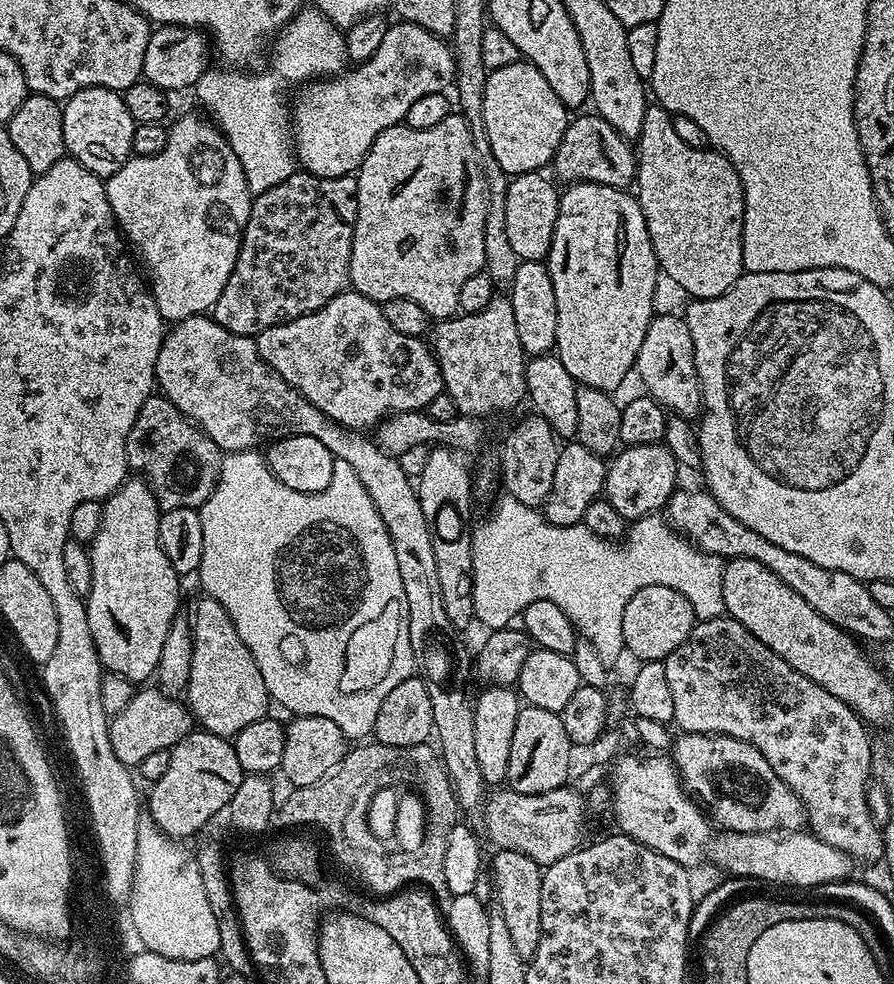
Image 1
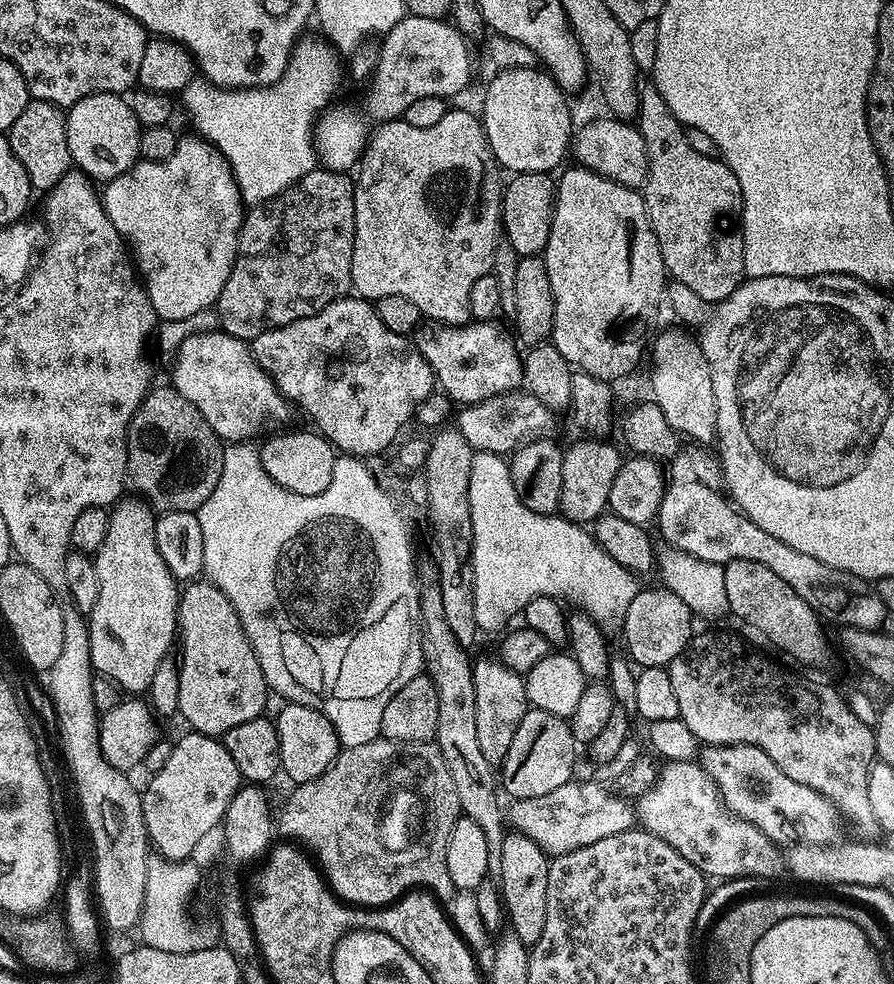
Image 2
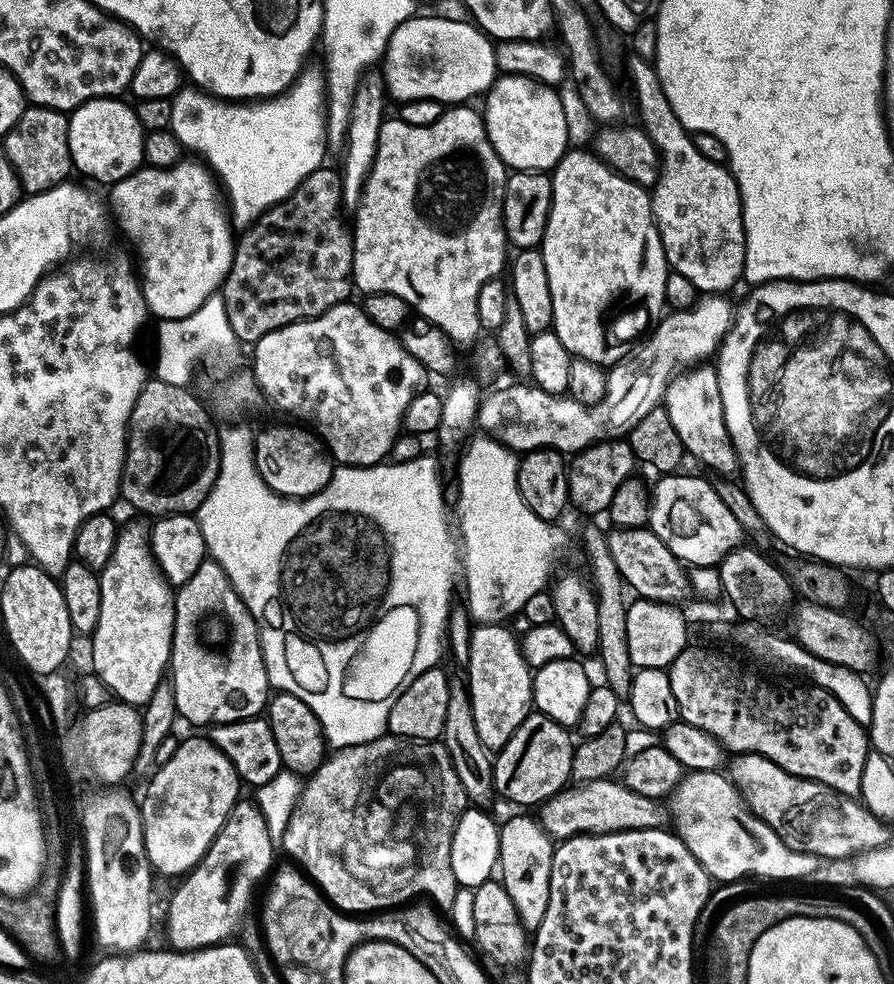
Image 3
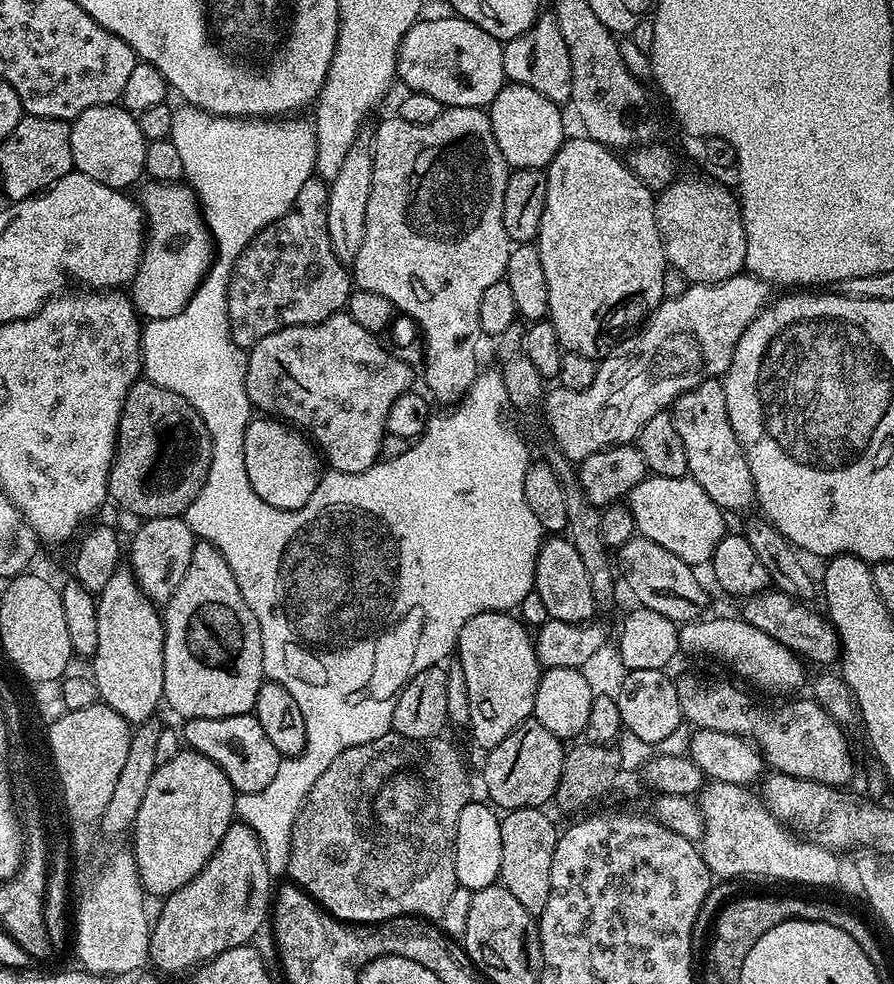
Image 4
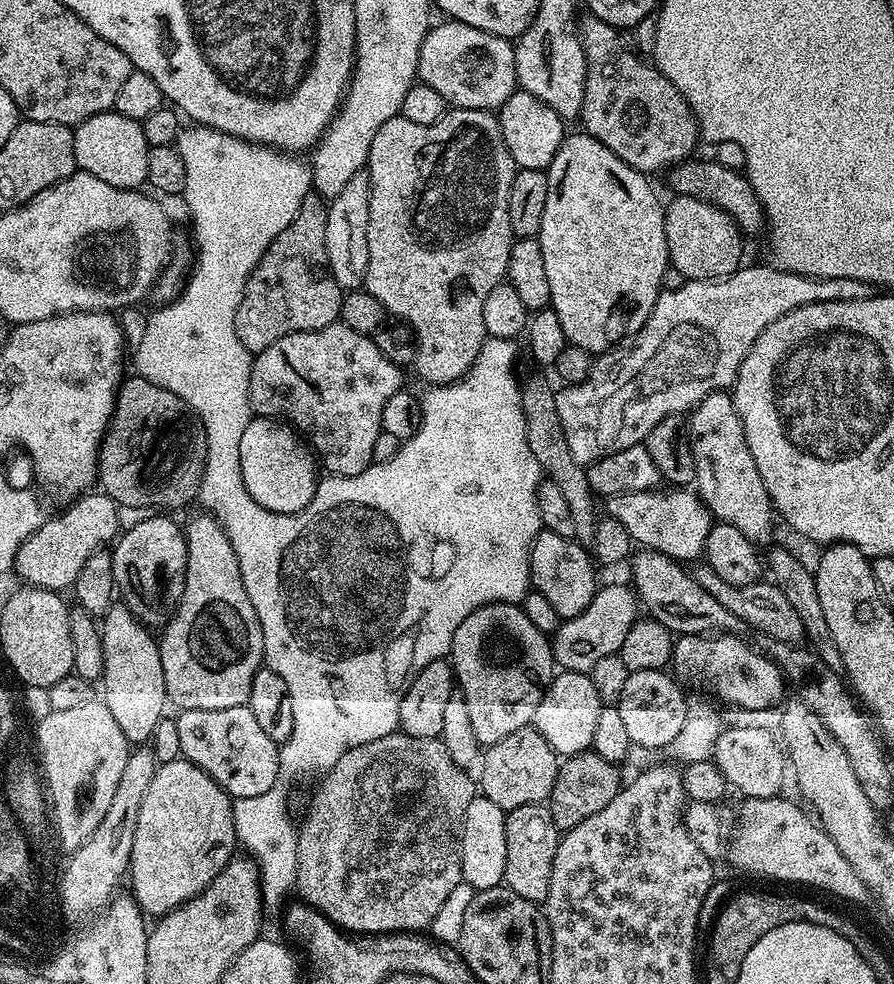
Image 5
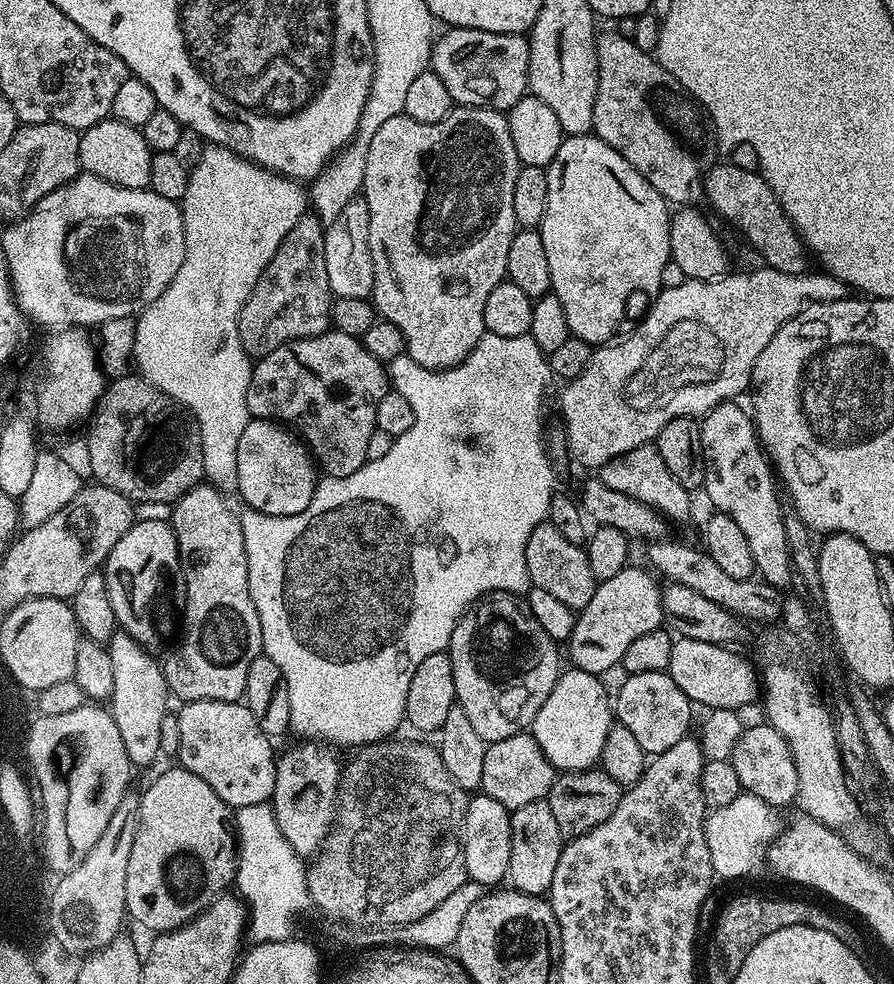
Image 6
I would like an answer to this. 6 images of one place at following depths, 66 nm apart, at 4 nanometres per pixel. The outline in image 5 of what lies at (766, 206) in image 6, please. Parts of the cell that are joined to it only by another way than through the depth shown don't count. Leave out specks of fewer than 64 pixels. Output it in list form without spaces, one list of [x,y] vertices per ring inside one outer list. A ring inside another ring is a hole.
[[[689,158],[680,164],[675,164],[667,173],[668,184],[673,188],[673,193],[682,196],[697,196],[699,200],[705,200],[716,208],[721,208],[737,226],[741,233],[763,233],[766,228],[764,208],[760,205],[758,194],[754,194],[754,186],[748,180],[744,172],[735,172],[726,166],[722,166],[715,158],[708,160],[696,160]]]

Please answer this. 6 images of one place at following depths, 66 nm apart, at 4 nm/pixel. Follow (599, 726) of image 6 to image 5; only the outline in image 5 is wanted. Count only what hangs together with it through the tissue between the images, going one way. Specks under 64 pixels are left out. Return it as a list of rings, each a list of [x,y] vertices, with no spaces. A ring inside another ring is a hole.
[[[560,670],[543,689],[532,724],[540,731],[542,738],[550,742],[557,756],[567,758],[591,749],[594,730],[598,730],[601,707],[598,690],[588,674]]]

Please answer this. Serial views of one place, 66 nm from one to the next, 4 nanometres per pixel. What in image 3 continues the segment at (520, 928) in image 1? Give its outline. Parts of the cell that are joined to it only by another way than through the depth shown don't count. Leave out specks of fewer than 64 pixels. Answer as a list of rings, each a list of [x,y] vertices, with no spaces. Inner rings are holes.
[[[512,816],[505,824],[501,823],[498,829],[498,876],[504,879],[502,888],[506,894],[510,894],[510,902],[514,904],[514,910],[518,910],[518,918],[525,930],[535,930],[542,926],[542,918],[546,918],[546,902],[550,902],[550,866],[554,841],[533,817],[531,820],[528,816]]]

